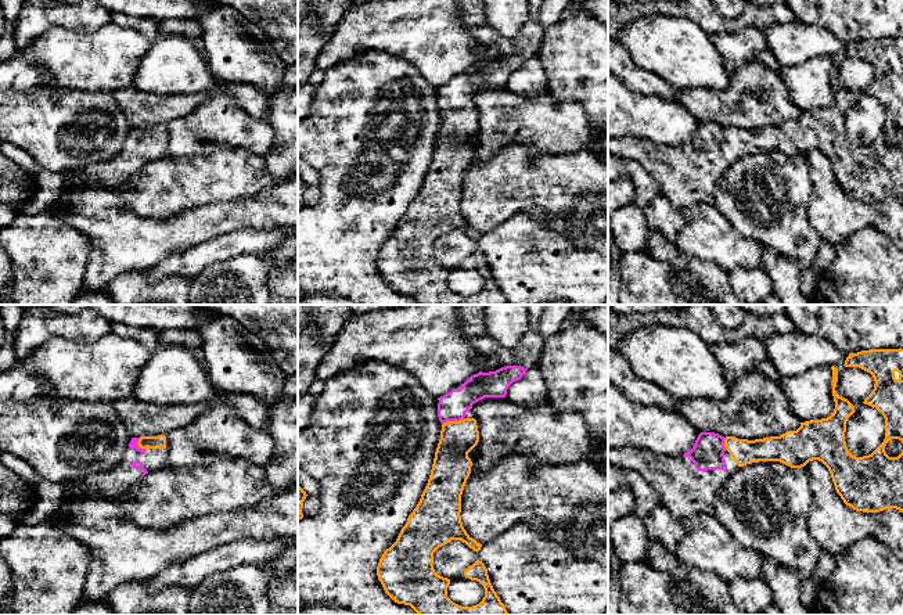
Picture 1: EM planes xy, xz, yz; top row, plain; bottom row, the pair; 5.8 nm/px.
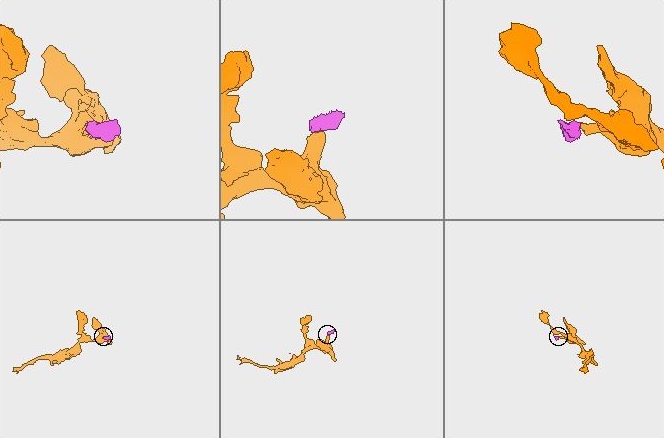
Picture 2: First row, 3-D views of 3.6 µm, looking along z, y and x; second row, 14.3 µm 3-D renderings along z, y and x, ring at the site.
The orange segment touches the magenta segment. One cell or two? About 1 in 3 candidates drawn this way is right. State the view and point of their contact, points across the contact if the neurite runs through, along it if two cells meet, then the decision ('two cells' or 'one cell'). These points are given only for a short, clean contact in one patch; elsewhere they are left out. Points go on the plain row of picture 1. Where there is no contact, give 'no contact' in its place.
meets orange in xz at (453, 111); runs through xz (452, 154), (453, 111), (452, 96); one cell

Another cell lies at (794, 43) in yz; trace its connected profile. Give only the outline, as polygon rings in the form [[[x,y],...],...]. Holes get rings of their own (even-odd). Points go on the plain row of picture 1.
[[[799,19],[788,24],[773,24],[765,30],[769,50],[773,51],[784,68],[801,65],[819,55],[845,54],[849,46],[848,42],[837,37],[830,30]]]

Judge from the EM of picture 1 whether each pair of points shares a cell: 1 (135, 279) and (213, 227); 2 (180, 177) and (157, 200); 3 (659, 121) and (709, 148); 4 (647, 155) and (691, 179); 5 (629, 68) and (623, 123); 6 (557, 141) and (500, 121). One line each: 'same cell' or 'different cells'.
1: different cells
2: same cell
3: different cells
4: same cell
5: different cells
6: same cell

